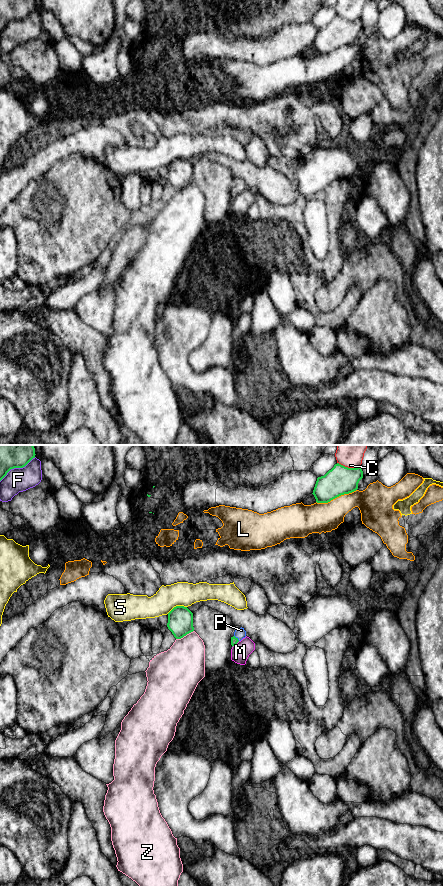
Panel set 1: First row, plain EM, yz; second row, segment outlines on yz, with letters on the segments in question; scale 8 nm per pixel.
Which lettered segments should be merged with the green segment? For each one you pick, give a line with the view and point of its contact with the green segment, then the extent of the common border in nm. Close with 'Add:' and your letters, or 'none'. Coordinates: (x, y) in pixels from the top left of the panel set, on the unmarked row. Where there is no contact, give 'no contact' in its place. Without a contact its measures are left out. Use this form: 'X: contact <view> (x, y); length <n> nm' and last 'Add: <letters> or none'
P: contact yz (237, 190); length 60 nm
Add: P

